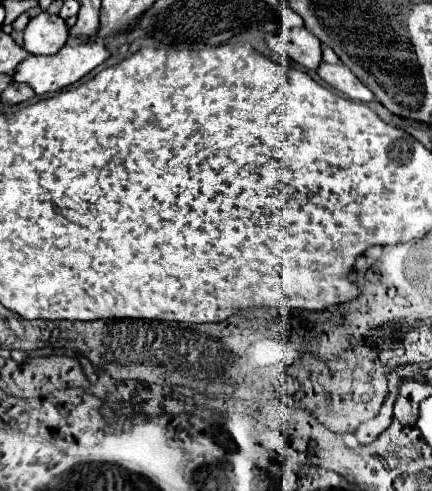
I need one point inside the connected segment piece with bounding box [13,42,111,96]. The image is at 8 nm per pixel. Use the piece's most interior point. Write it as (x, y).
(44, 74)

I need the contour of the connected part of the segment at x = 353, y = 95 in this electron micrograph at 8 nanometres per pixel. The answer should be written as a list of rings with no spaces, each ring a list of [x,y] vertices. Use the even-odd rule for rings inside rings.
[[[323,62],[323,64],[319,66],[317,74],[319,74],[331,88],[335,88],[337,92],[341,92],[341,94],[343,94],[345,98],[349,98],[349,100],[367,104],[367,102],[371,102],[371,100],[375,98],[373,92],[371,92],[367,86],[363,86],[363,84],[357,80],[357,76],[353,76],[353,72],[351,72],[347,66],[343,66],[343,64],[327,64],[327,62]]]

